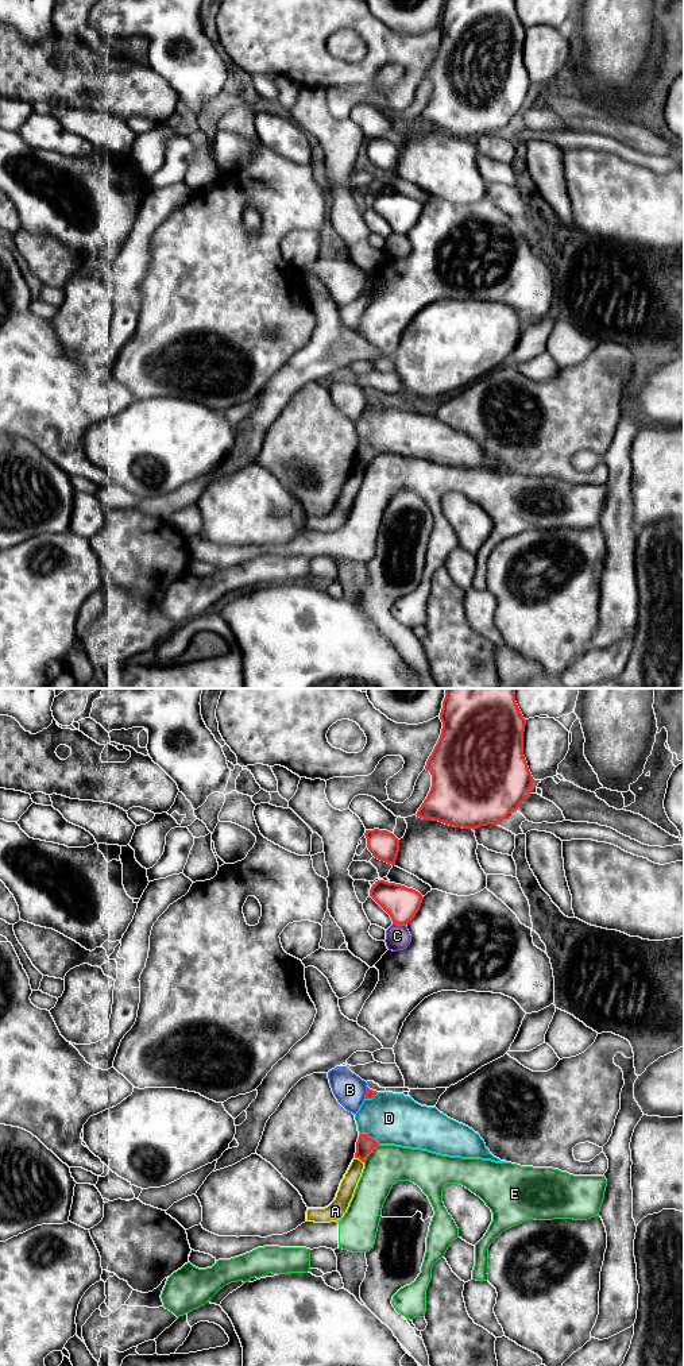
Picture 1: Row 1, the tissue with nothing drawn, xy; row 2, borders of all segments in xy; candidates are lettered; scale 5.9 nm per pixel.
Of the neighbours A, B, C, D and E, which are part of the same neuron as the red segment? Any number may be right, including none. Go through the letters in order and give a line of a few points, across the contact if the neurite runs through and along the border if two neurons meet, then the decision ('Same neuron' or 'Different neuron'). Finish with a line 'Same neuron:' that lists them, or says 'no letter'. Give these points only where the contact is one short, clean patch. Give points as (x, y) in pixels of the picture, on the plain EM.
A: Line: xy (355, 466), (363, 471). Different neuron
B: Different neuron
C: Different neuron
D: Different neuron
E: Different neuron
Same neuron: no letter

